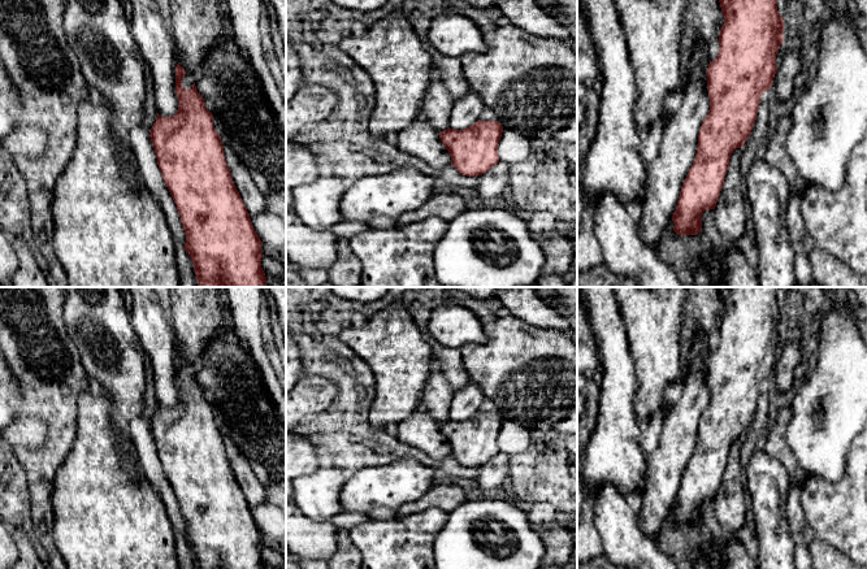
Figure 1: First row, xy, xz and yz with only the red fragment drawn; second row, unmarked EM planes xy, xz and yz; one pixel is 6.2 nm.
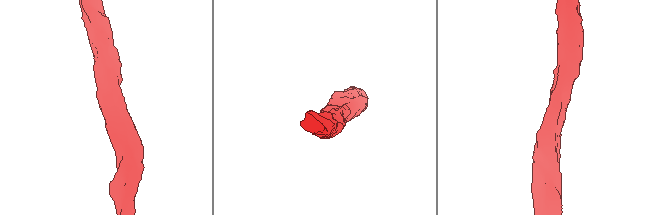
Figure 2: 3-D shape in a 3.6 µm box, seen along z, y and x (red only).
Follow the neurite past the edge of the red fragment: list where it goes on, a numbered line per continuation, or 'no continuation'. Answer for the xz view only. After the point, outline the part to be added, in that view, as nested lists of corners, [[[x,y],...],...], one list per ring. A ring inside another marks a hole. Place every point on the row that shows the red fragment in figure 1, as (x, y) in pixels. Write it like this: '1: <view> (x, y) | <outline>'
1: xz (465, 112) | [[[468,91],[454,103],[448,120],[450,129],[464,130],[472,126],[480,120],[480,114],[485,108],[480,95]]]

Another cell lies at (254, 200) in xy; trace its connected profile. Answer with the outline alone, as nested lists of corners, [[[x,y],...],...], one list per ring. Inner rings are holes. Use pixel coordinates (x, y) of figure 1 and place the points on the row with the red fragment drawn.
[[[238,161],[230,173],[247,212],[250,214],[264,212],[266,209],[265,197],[255,184],[251,171]]]

